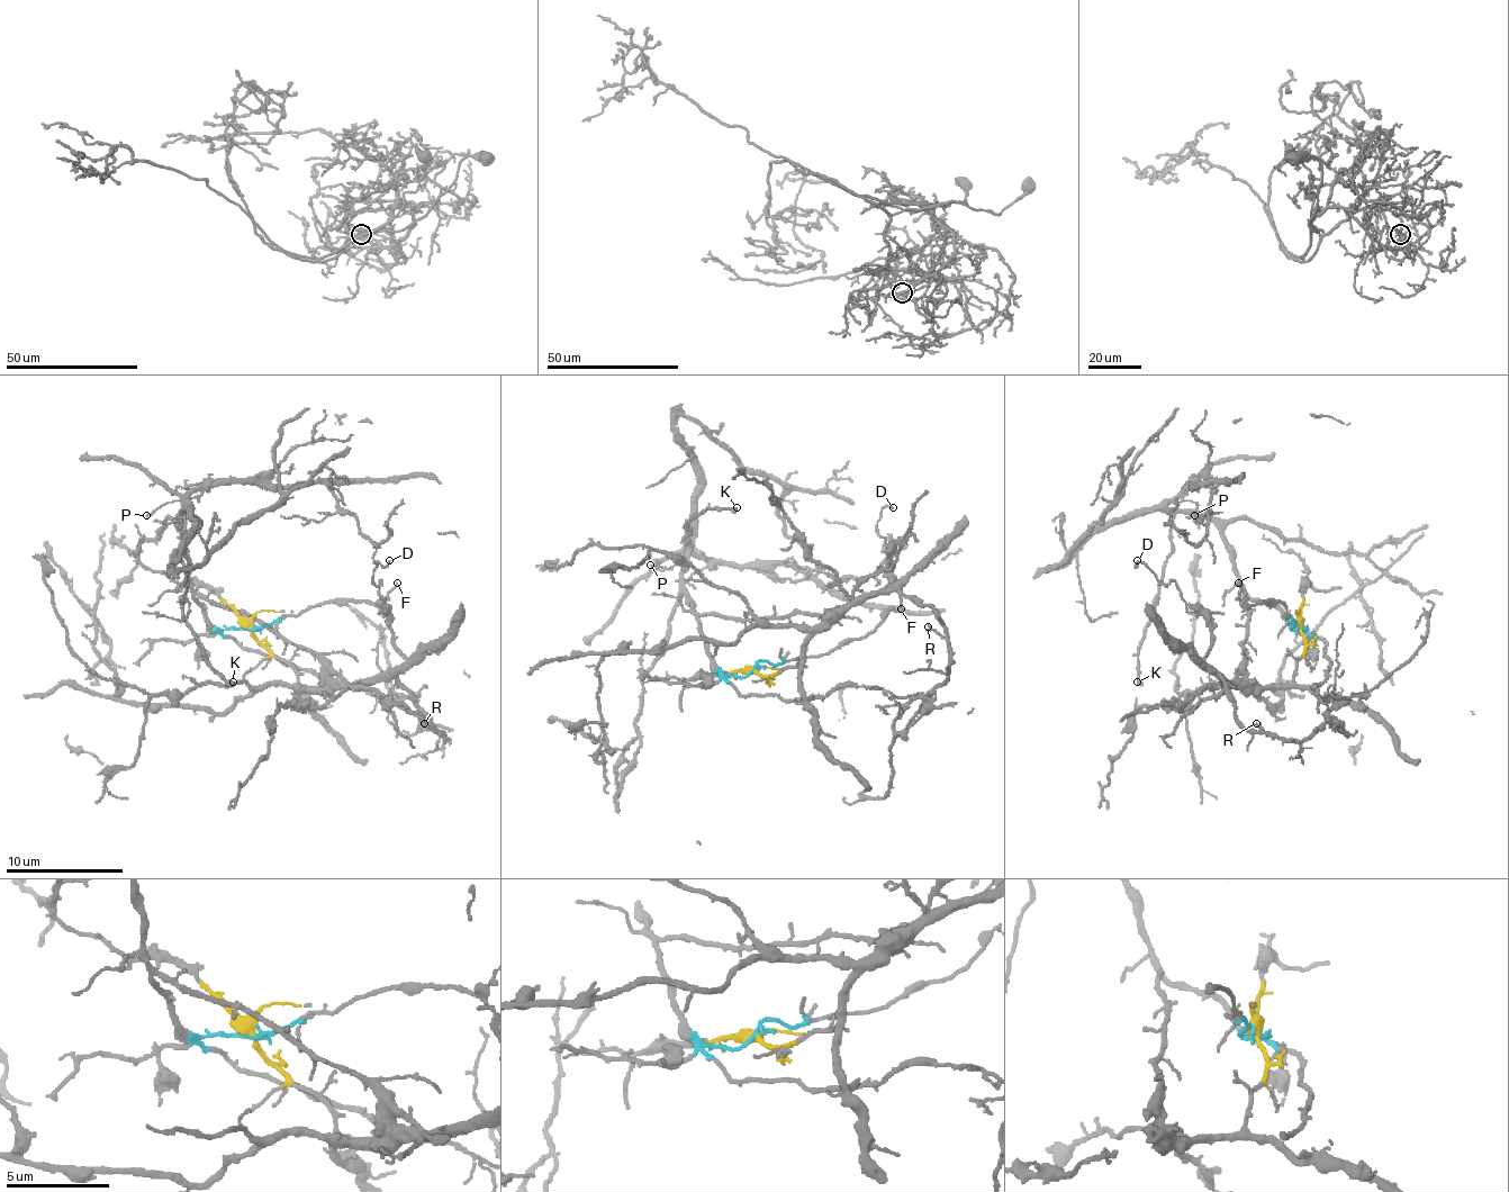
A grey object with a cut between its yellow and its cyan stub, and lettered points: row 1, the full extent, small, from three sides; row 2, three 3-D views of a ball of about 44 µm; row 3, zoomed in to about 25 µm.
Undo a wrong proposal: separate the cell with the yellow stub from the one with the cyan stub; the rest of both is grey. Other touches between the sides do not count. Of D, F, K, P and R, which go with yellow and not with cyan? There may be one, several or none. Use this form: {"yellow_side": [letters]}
{"yellow_side": ["D", "R"]}

